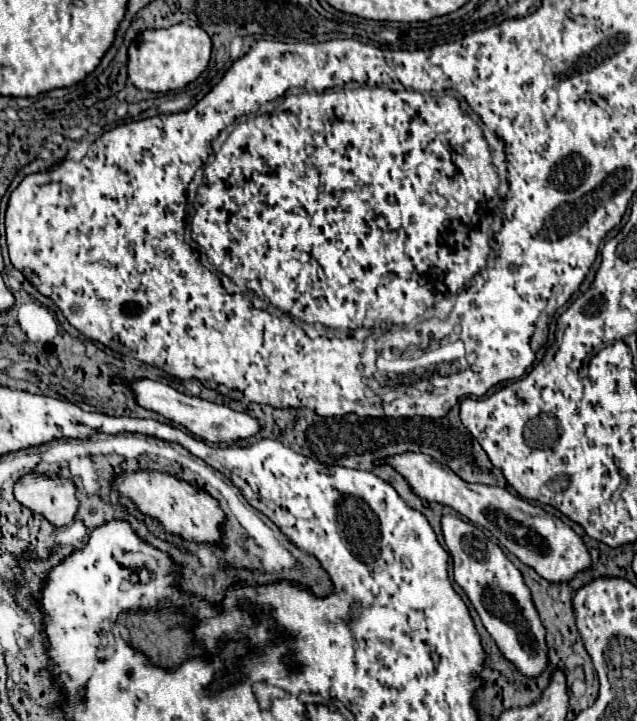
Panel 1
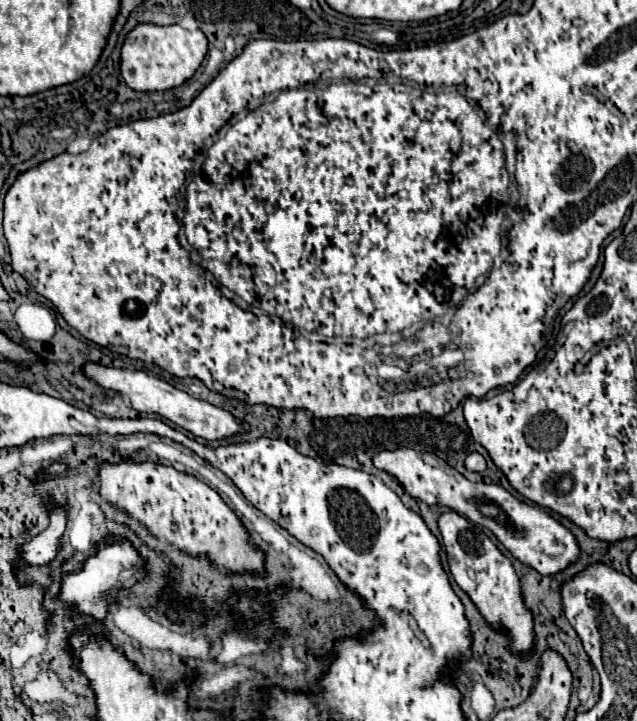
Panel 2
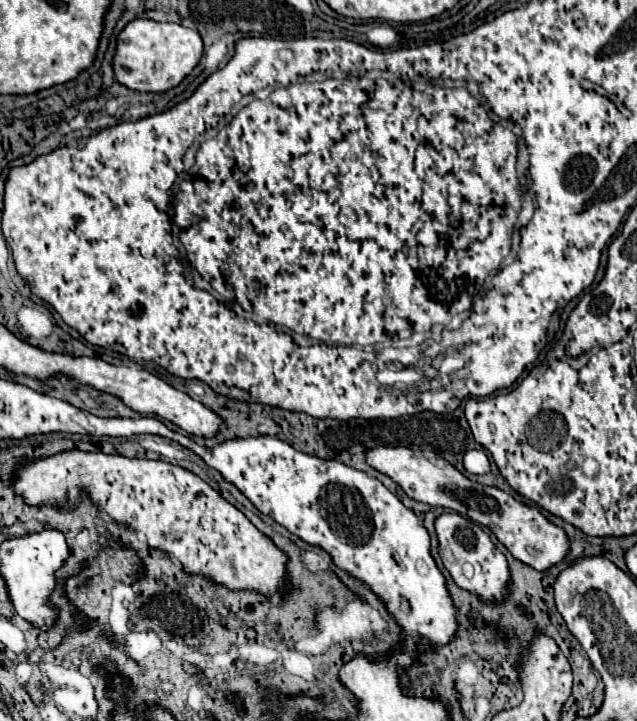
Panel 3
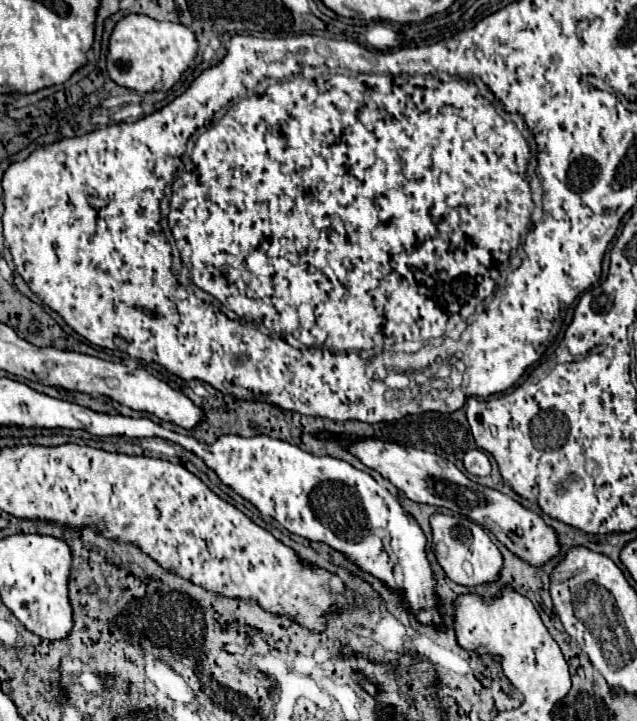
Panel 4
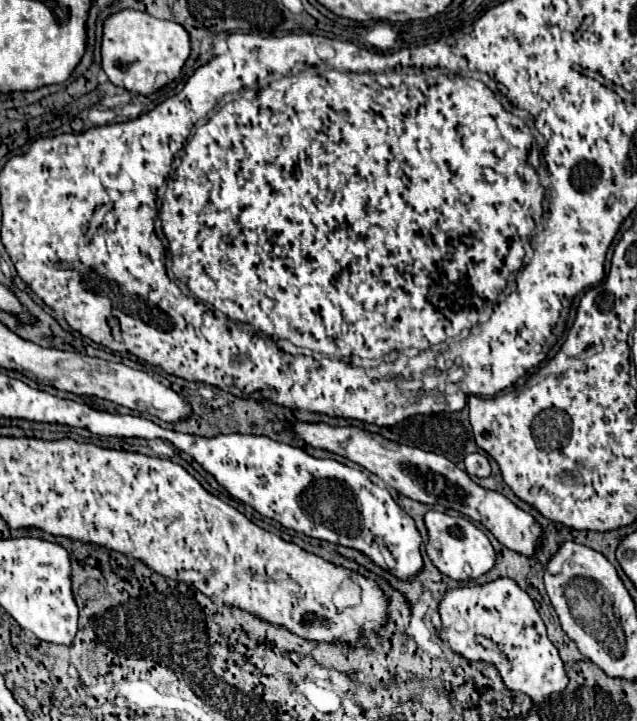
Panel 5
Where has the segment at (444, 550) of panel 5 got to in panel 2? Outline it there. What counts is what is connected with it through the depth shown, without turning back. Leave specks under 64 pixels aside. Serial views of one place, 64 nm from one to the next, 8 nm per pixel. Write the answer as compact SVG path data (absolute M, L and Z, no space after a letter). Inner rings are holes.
M444 512L438 518L438 530L442 534L448 568L456 584L472 598L492 628L508 630L514 652L530 652L534 640L534 622L532 614L524 606L520 582L510 560L496 548L482 528L456 512Z

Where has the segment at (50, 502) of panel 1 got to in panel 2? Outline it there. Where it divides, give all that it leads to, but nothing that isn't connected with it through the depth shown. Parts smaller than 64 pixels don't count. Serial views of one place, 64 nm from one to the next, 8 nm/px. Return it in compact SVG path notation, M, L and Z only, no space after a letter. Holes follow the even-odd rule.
M56 508L50 512L50 526L42 530L38 536L30 538L30 542L24 542L16 548L20 562L24 566L48 566L54 562L60 540L66 528L66 508Z

